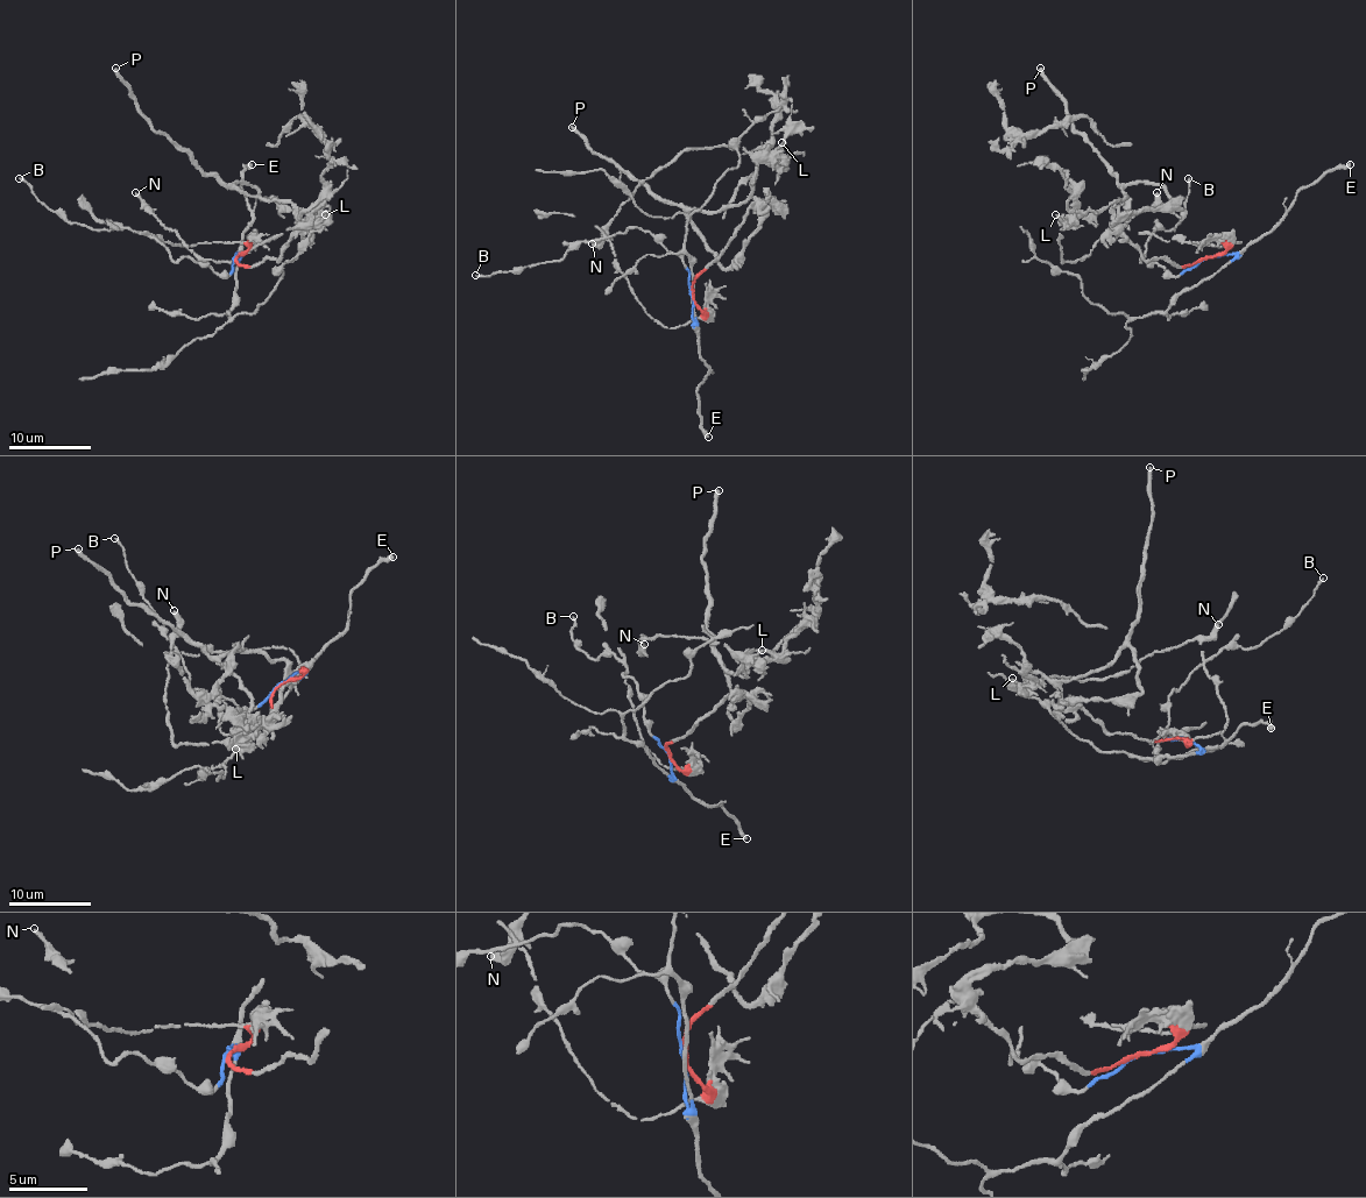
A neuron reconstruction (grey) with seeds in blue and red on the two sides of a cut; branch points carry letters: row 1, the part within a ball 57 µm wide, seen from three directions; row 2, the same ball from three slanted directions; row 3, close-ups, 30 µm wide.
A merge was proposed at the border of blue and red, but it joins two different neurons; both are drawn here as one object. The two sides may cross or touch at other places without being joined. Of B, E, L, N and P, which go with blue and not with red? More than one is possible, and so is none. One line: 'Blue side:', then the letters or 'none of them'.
Blue side: B, E

